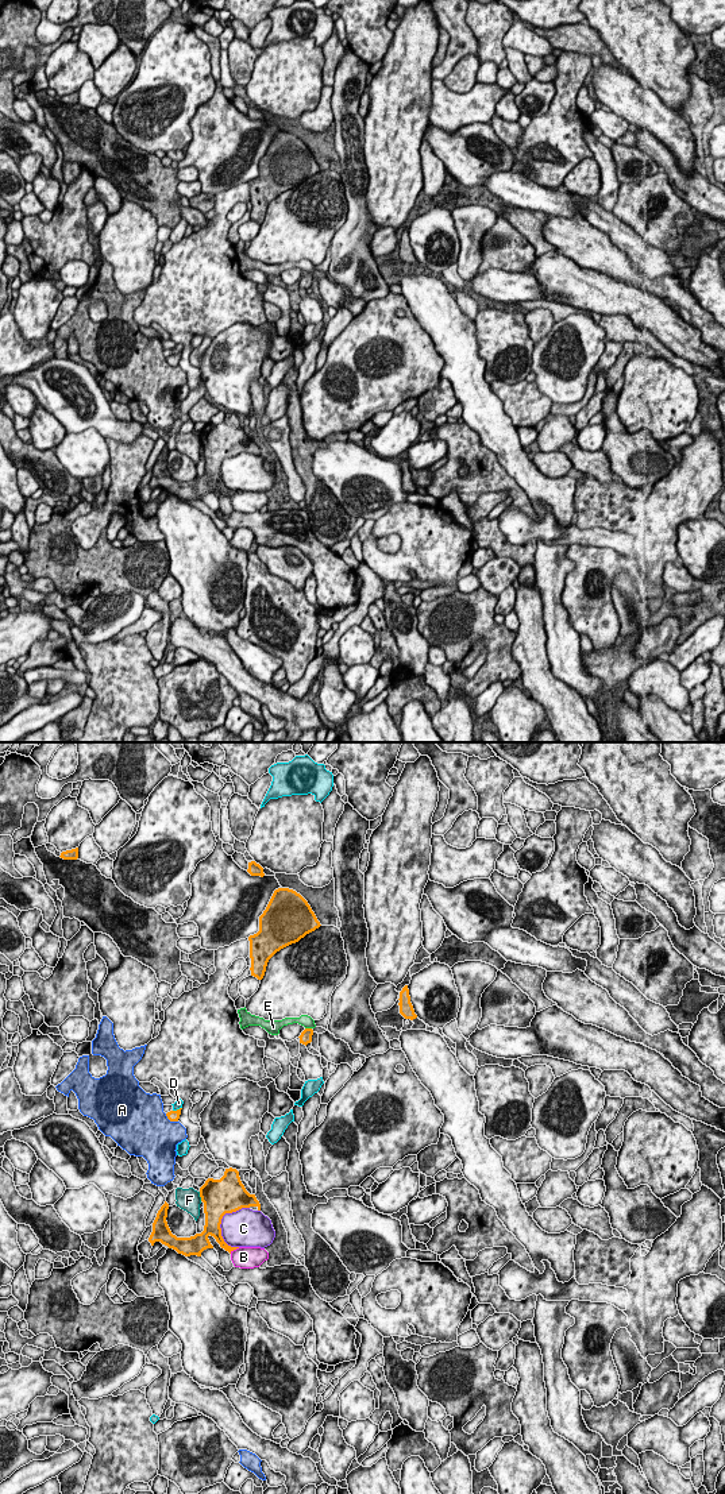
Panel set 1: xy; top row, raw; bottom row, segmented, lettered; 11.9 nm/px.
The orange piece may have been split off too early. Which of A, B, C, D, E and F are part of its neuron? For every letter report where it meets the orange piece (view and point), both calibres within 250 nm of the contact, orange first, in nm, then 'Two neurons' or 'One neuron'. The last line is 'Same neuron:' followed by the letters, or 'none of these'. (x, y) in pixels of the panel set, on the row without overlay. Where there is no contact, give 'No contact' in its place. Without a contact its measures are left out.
A: Touches orange at xy (170, 365). Thickness 130 nm (orange) against 500 nm. Two neurons
B: Touches orange at xy (234, 493). Thickness 100 nm (orange) against 260 nm. Two neurons
C: Touches orange at xy (222, 462). Thickness 400 nm (orange) against 420 nm. Two neurons
D: Touches orange at xy (177, 354). Thickness 130 nm (orange) against 100 nm. Two neurons
E: Touches orange at xy (308, 273). Thickness 140 nm (orange) against 140 nm. Two neurons
F: Touches orange at xy (200, 440). Thickness 420 nm (orange) against 280 nm. Two neurons
Same neuron: none of these

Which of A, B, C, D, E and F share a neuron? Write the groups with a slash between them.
A / B C / D / E / F

